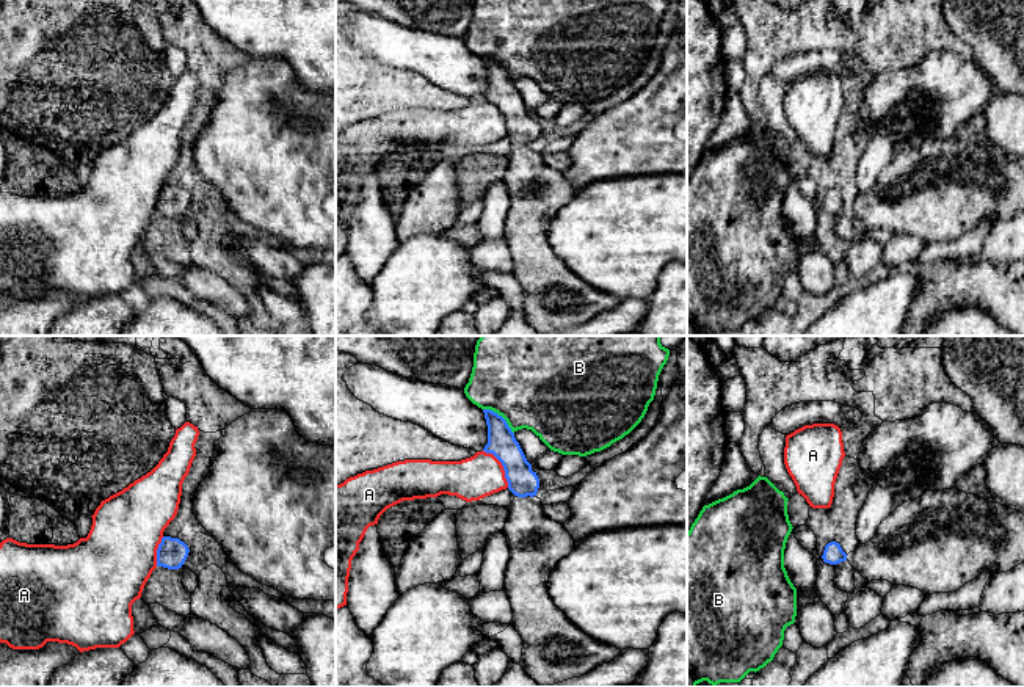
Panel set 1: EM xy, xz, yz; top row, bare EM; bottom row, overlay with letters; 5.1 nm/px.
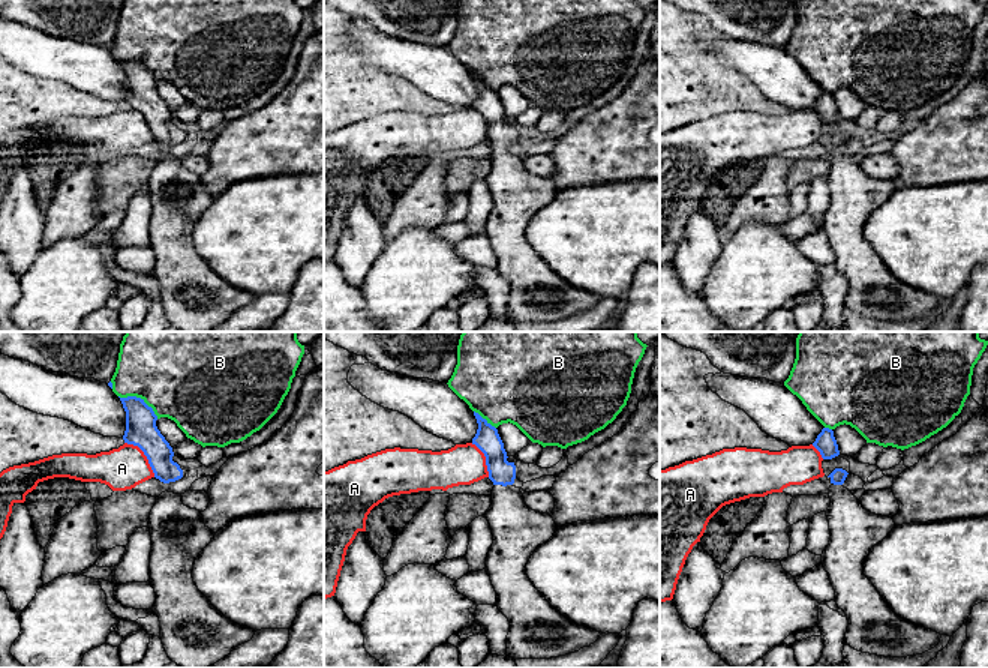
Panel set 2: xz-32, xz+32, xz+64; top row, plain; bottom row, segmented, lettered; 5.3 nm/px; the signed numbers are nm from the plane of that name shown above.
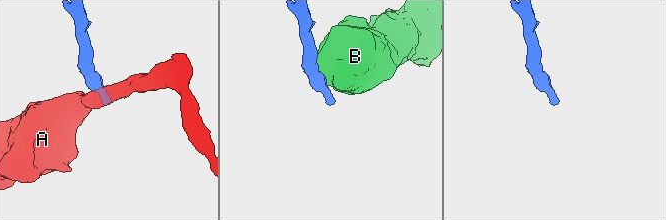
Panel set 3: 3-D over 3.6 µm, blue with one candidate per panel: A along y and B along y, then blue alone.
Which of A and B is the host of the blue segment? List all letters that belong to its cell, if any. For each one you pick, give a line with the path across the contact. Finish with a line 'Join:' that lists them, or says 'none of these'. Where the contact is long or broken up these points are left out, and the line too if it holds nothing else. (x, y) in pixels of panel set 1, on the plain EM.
Join: none of these

